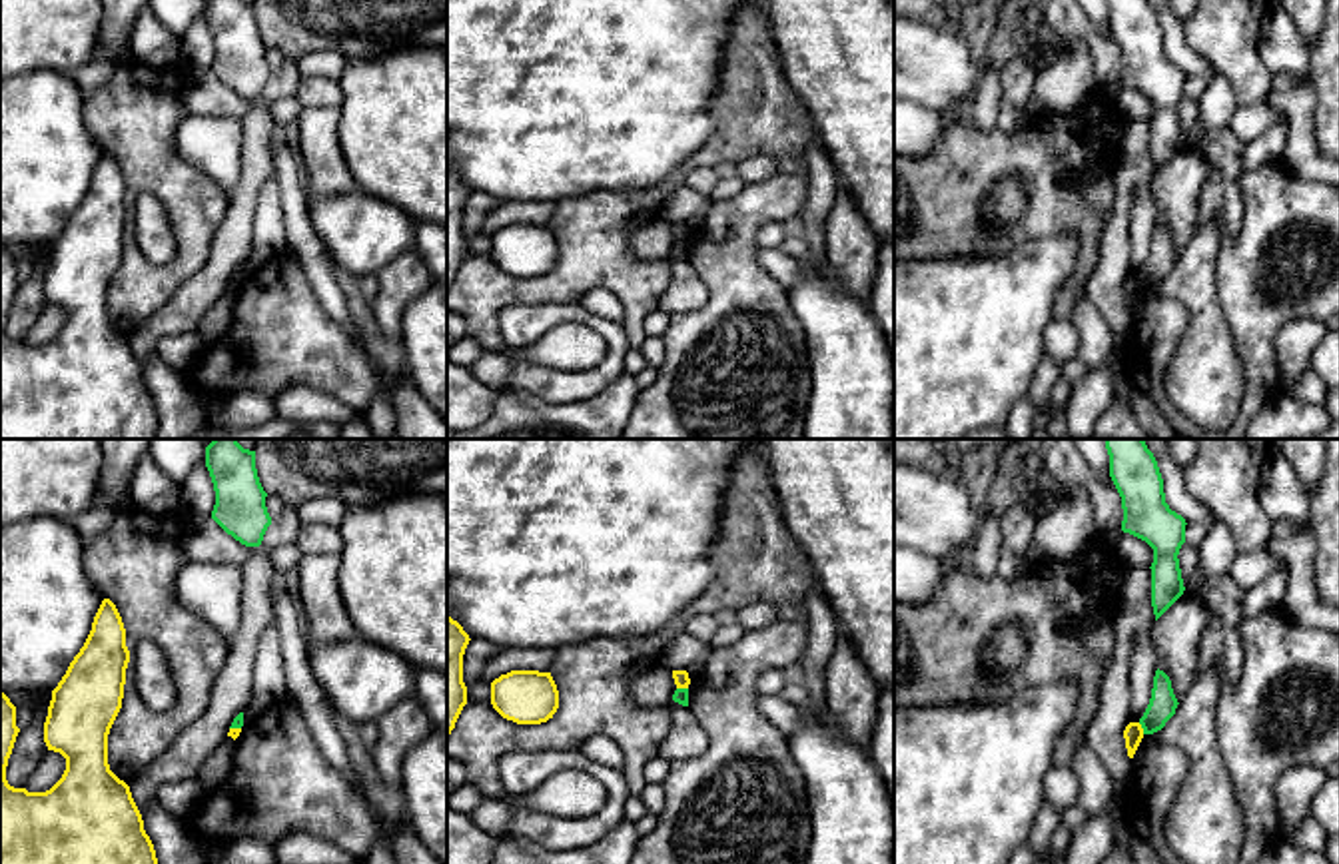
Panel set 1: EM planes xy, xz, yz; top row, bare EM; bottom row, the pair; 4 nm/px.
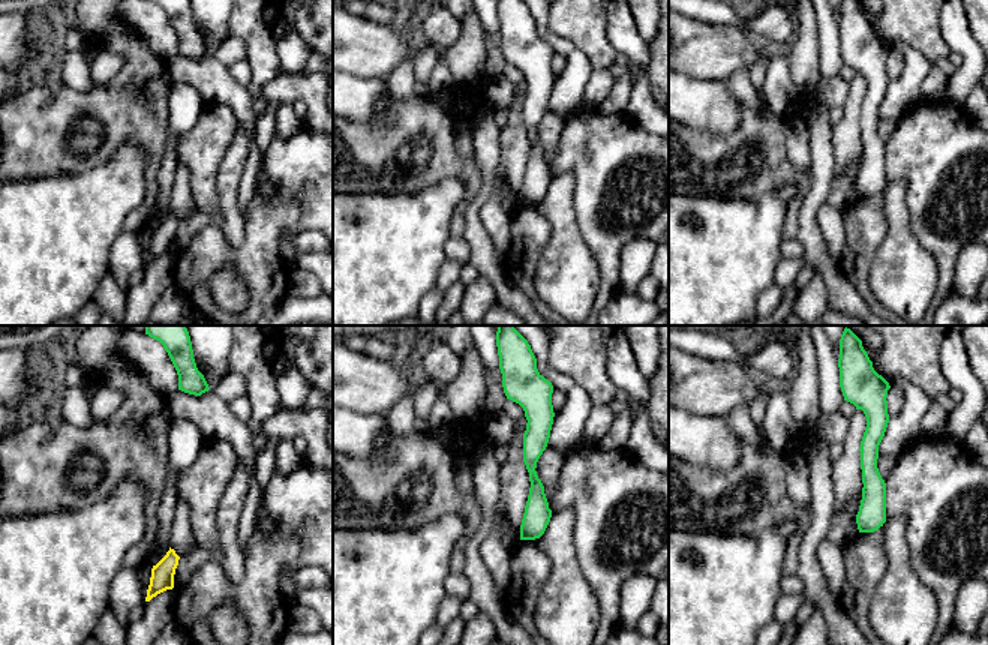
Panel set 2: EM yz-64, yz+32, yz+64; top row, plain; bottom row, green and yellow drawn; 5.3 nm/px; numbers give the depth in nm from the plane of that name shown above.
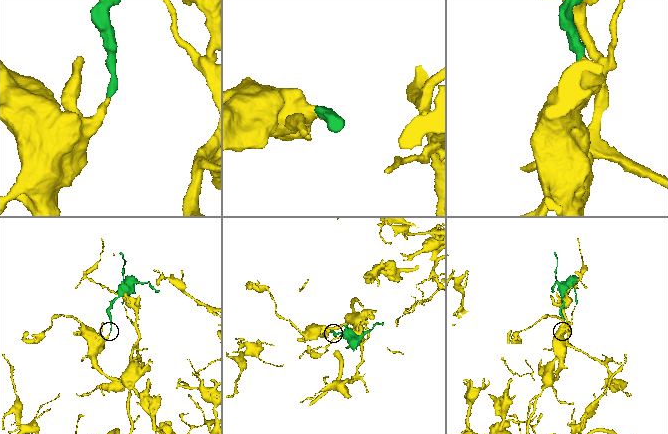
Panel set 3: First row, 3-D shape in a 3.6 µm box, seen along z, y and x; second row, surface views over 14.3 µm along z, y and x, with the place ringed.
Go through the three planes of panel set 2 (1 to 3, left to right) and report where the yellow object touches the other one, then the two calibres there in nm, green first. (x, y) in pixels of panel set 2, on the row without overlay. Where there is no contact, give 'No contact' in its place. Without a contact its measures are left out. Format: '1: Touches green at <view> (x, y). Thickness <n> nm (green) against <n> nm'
1: No contact
2: No contact
3: No contact

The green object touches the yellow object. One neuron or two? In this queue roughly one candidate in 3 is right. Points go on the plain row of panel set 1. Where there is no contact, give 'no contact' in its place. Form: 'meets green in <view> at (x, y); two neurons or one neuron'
meets green in yz at (1142, 280); two neurons

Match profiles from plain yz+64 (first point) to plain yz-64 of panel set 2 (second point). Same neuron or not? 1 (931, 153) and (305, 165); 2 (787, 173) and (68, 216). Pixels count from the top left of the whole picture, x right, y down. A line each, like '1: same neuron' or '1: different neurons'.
1: same neuron
2: different neurons

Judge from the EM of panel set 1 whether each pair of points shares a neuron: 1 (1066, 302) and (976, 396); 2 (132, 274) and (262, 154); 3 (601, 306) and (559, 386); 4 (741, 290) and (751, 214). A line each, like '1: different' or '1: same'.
1: different
2: different
3: different
4: same

